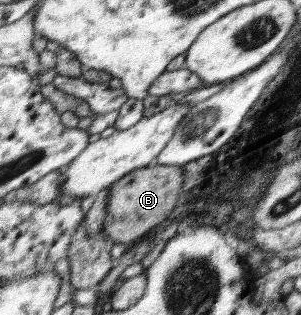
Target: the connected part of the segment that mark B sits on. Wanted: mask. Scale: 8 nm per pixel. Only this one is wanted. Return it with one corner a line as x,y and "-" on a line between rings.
149,164
115,181
109,188
107,216
102,237
115,243
133,242
159,226
177,206
183,186
182,165

